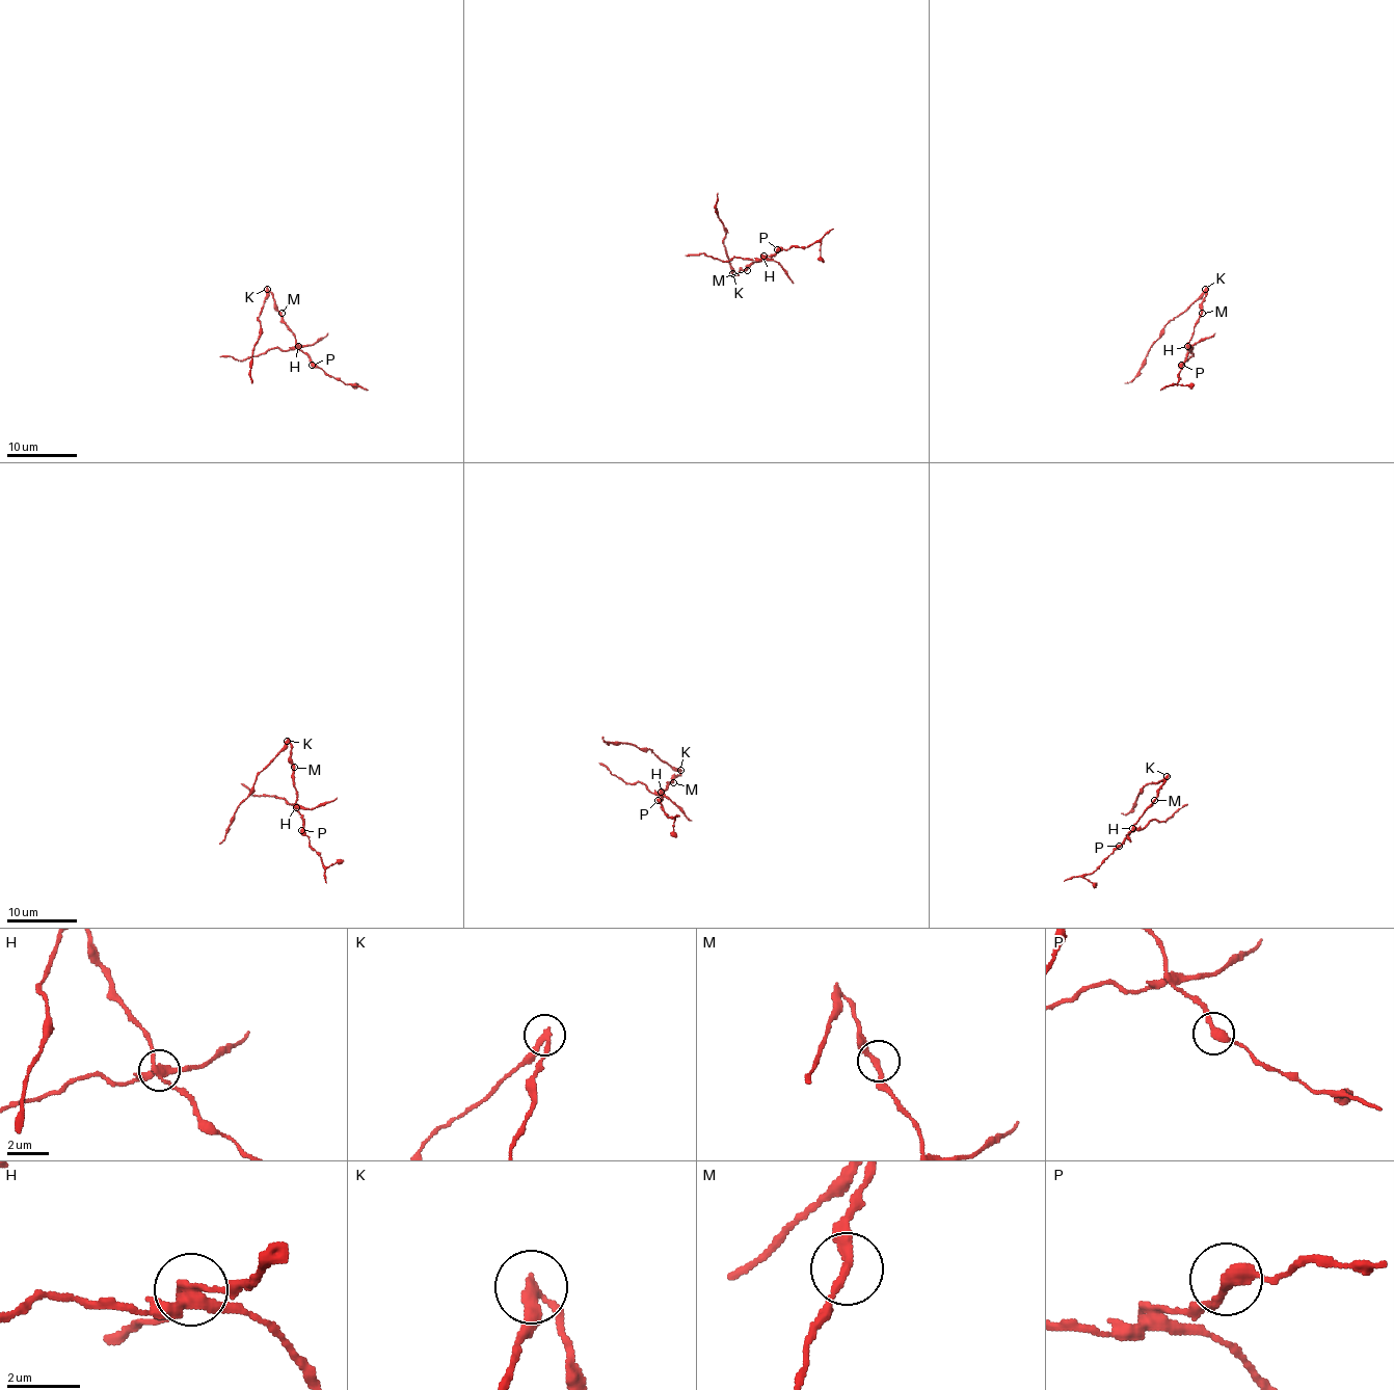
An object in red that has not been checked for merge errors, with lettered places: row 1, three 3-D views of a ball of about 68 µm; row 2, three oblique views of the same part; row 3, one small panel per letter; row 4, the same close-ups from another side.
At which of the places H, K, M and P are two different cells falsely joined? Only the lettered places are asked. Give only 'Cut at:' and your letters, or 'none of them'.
Cut at: H, K

